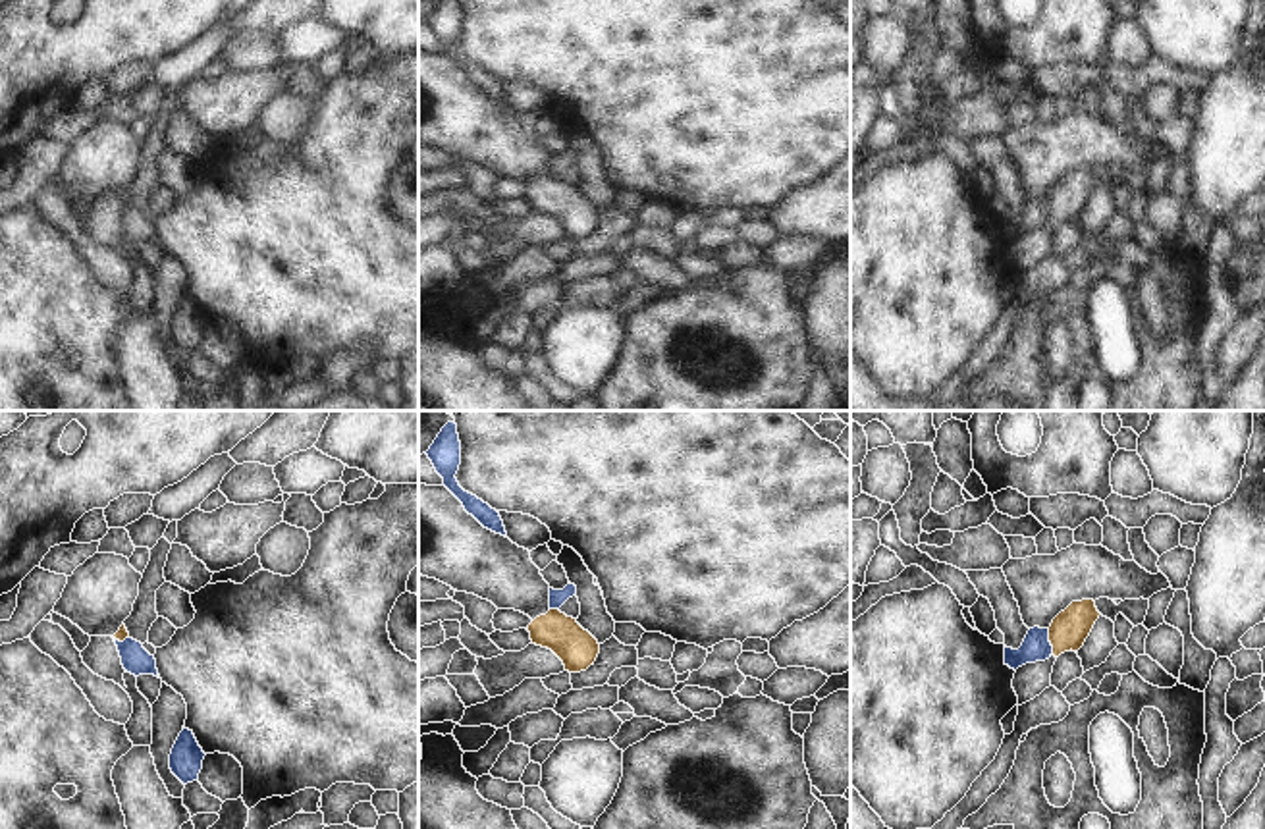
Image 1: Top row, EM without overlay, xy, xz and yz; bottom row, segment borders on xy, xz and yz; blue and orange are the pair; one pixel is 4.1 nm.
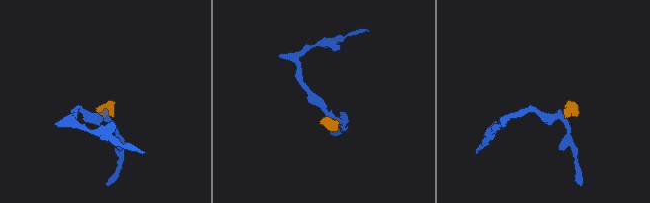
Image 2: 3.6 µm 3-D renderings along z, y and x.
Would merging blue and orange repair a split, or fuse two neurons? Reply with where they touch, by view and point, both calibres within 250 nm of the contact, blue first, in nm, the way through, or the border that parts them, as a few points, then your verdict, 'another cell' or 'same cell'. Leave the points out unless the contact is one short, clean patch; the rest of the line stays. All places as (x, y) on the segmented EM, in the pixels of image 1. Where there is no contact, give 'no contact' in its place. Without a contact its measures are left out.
yz (1048, 641) | 120/160 nm | along yz (1048, 629), (1053, 652) | another cell

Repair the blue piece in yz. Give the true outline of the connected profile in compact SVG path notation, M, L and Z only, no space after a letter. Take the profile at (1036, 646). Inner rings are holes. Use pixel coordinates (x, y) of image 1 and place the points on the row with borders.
M1034 627L1028 630L1018 650L1005 646L1005 665L1016 671L1026 663L1045 661L1051 654L1053 646L1049 642L1049 628Z

